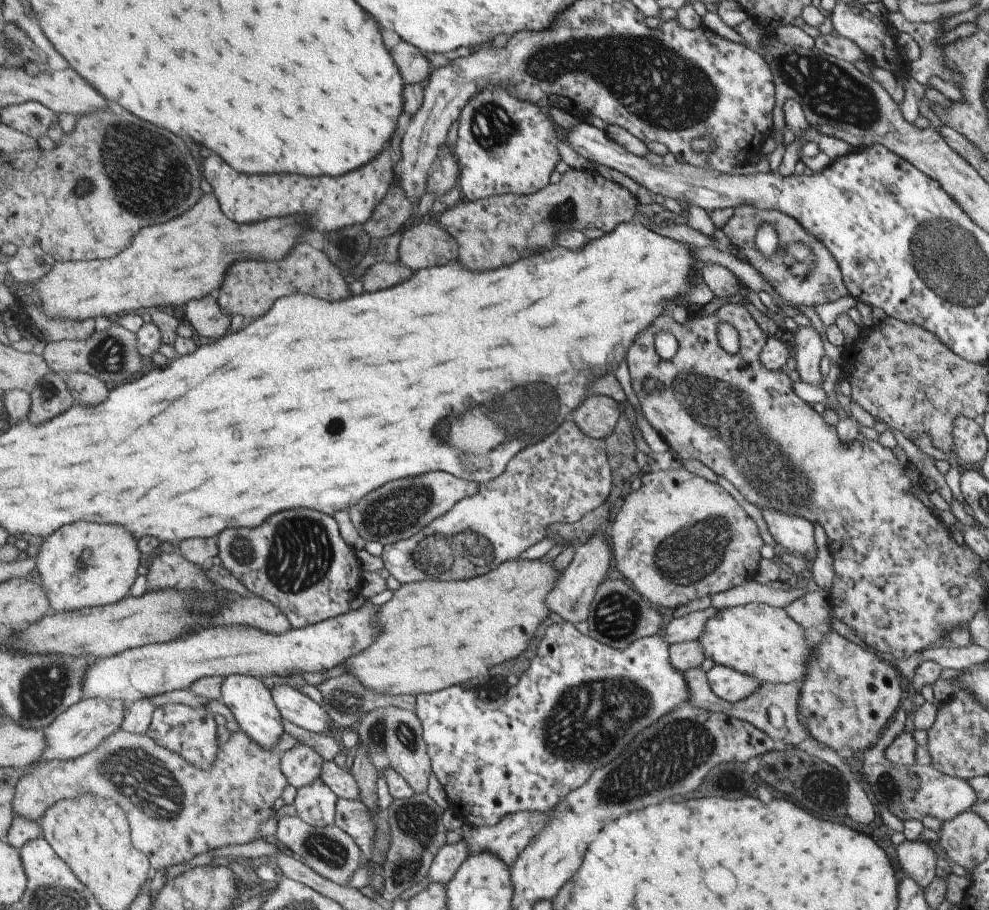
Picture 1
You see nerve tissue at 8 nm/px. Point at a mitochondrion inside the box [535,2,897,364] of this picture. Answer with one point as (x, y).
(828, 90)

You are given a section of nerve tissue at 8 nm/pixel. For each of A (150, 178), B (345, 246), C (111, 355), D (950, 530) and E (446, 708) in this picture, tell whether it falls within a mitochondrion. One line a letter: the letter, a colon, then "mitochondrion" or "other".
A: mitochondrion
B: other
C: mitochondrion
D: other
E: other

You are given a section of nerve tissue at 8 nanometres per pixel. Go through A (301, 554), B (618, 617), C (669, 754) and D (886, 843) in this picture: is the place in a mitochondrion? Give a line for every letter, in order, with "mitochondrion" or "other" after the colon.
A: mitochondrion
B: mitochondrion
C: mitochondrion
D: other

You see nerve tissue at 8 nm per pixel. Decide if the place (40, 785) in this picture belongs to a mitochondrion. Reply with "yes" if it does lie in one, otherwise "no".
no

